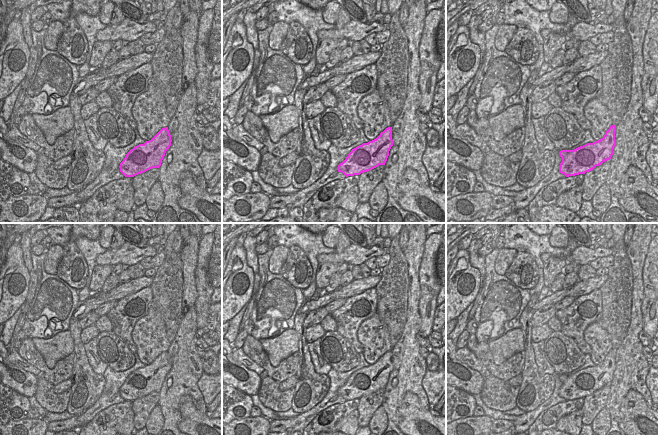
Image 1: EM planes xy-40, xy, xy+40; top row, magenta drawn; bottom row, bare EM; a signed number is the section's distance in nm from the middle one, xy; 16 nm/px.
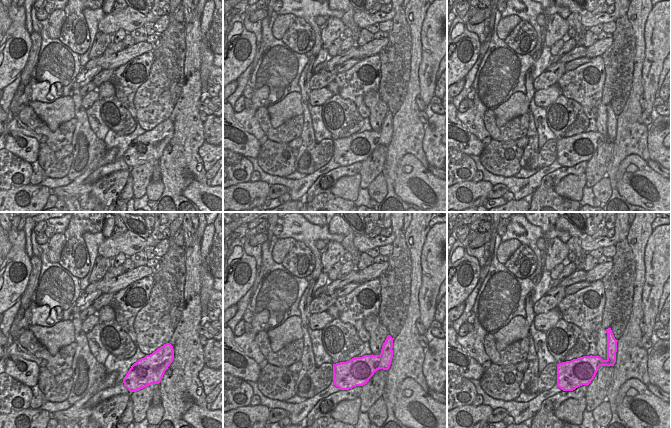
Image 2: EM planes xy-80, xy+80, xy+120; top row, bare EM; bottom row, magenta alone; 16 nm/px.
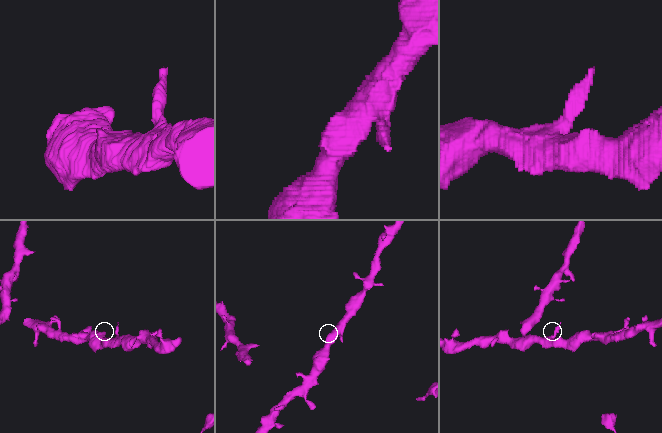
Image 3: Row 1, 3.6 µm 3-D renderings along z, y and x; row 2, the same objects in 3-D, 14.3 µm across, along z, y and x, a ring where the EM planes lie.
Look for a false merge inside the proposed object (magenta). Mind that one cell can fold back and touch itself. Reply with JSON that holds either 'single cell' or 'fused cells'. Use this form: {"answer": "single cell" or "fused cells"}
{"answer": "single cell"}

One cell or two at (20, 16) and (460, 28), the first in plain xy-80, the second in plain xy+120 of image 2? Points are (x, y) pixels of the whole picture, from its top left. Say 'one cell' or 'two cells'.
one cell

